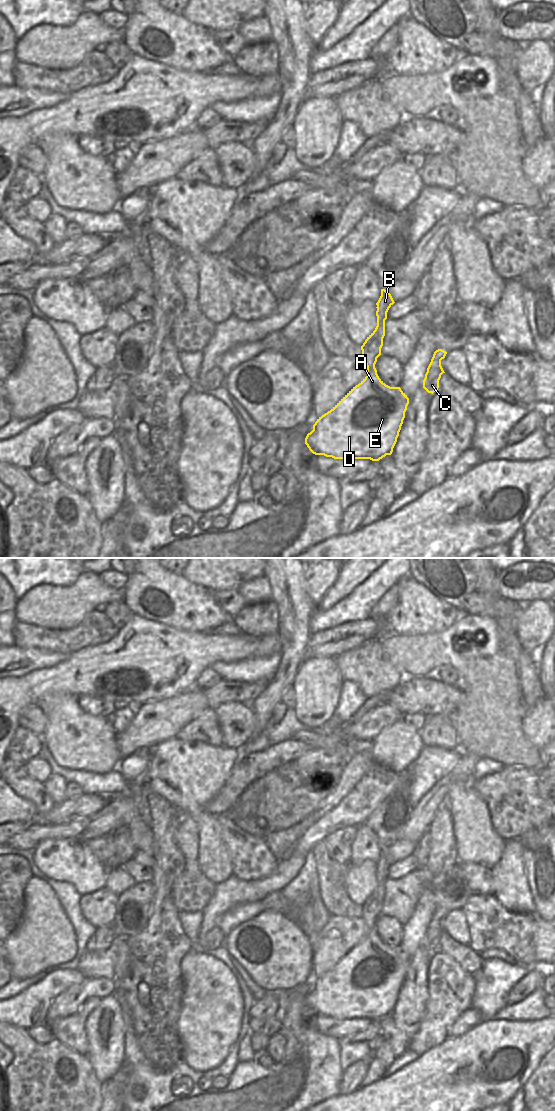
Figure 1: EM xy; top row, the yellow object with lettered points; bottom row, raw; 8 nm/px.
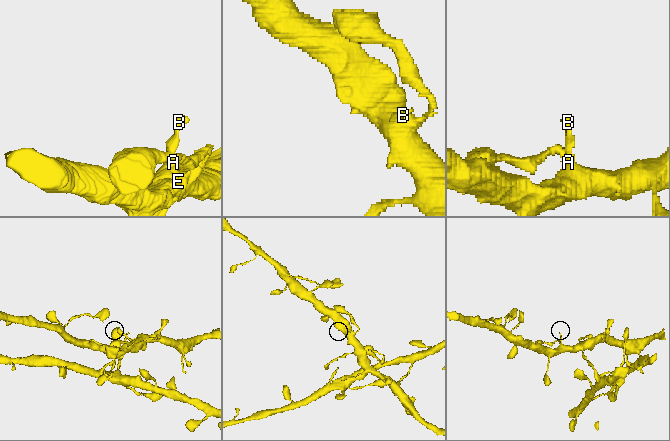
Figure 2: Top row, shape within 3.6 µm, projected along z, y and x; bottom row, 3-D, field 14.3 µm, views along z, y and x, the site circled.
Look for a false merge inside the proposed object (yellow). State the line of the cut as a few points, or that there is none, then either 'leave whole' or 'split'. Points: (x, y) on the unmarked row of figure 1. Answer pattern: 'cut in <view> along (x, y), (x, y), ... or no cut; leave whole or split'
no cut; leave whole

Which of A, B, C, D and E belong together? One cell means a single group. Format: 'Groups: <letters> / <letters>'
Groups: A B C D E

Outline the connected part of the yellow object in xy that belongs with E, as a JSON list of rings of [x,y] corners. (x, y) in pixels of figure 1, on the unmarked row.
[[[381,849],[381,856],[376,863],[377,886],[361,906],[361,919],[367,926],[367,936],[353,947],[330,971],[317,979],[313,985],[313,990],[305,998],[305,1004],[313,1014],[324,1015],[334,1019],[370,1019],[372,1021],[379,1021],[386,1015],[392,1014],[405,978],[409,958],[400,947],[386,945],[379,938],[375,924],[377,918],[381,915],[387,872],[394,863],[391,854],[385,849]]]

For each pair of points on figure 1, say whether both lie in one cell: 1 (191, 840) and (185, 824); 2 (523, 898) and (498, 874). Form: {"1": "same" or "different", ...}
{"1": "same", "2": "same"}

